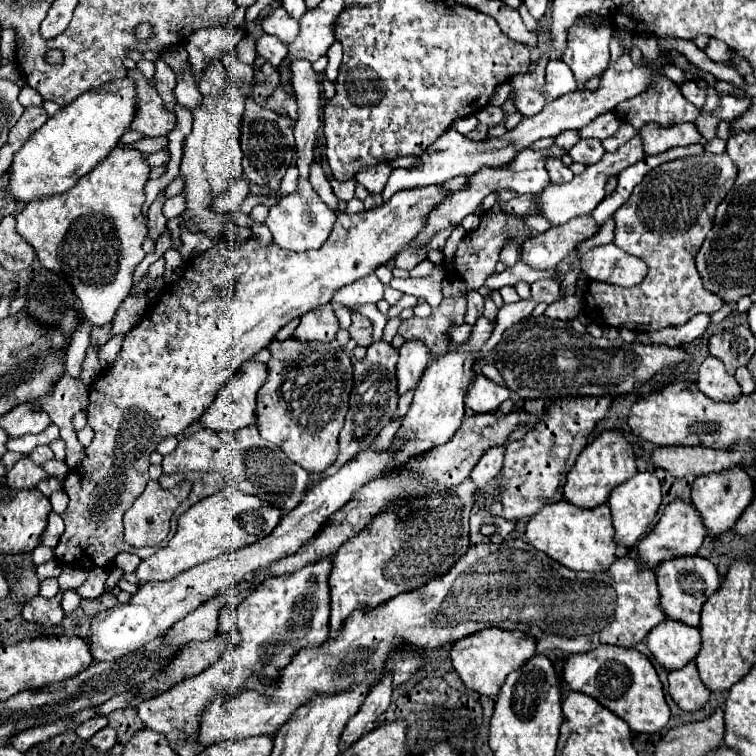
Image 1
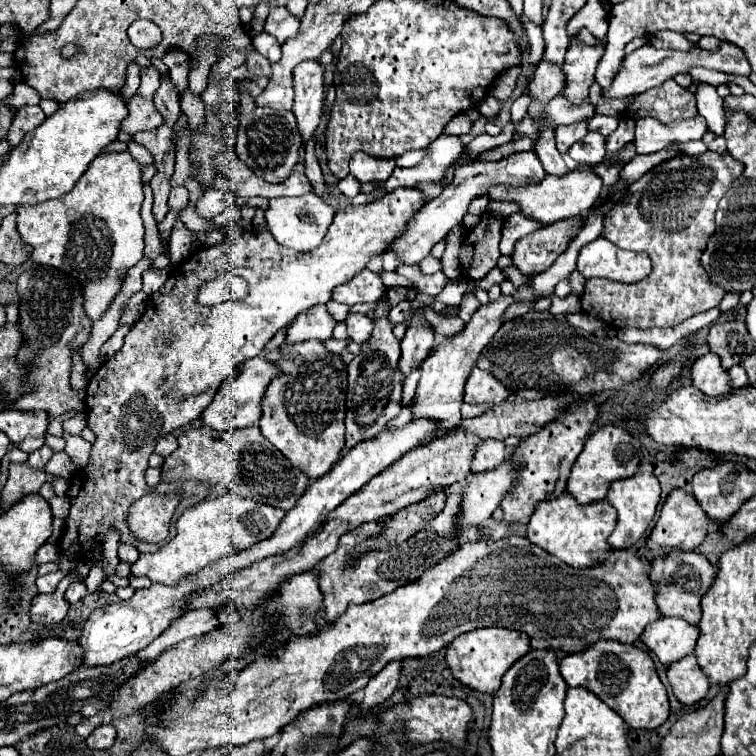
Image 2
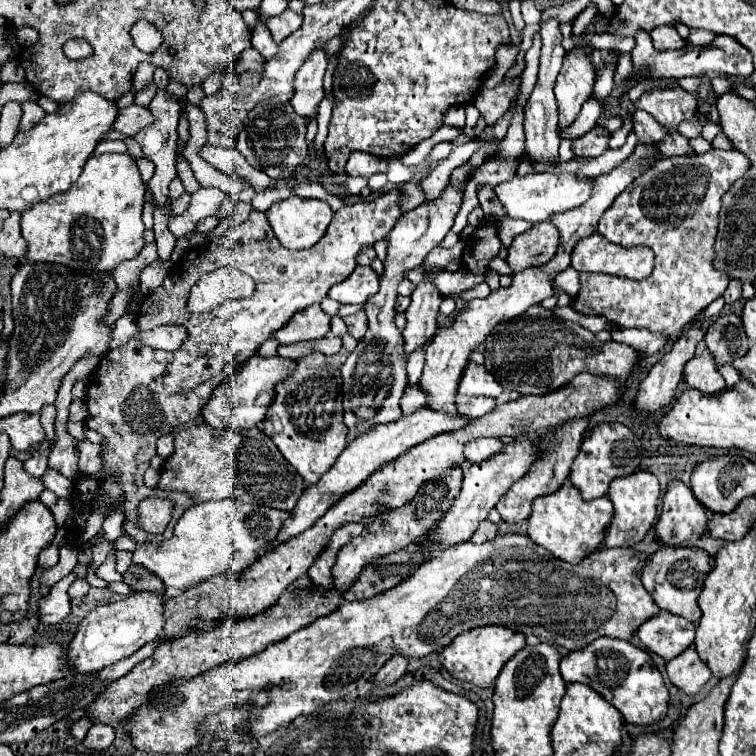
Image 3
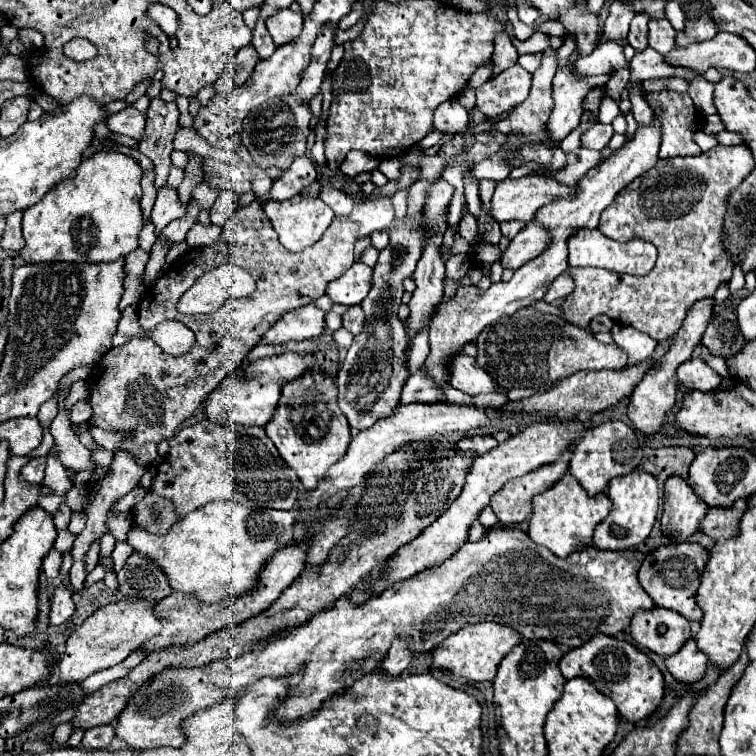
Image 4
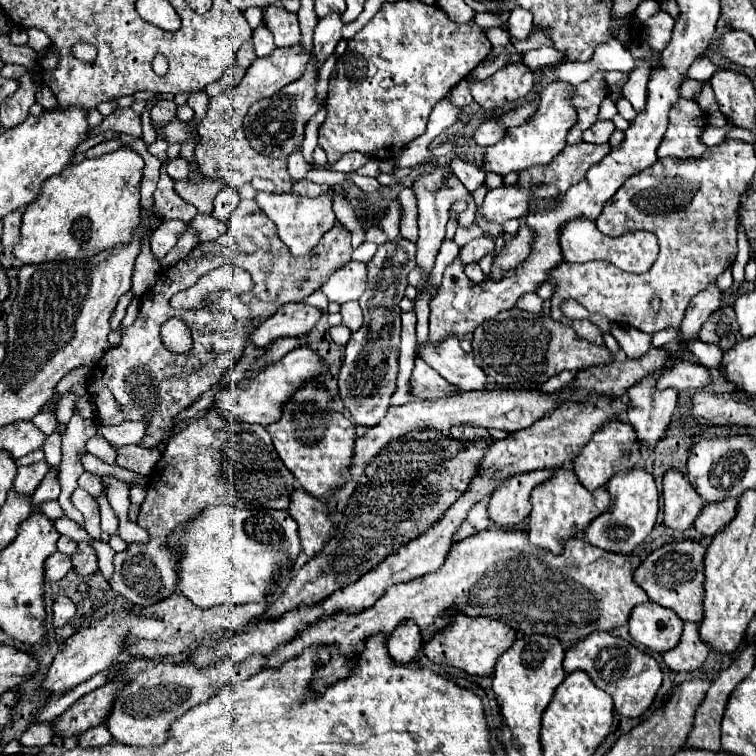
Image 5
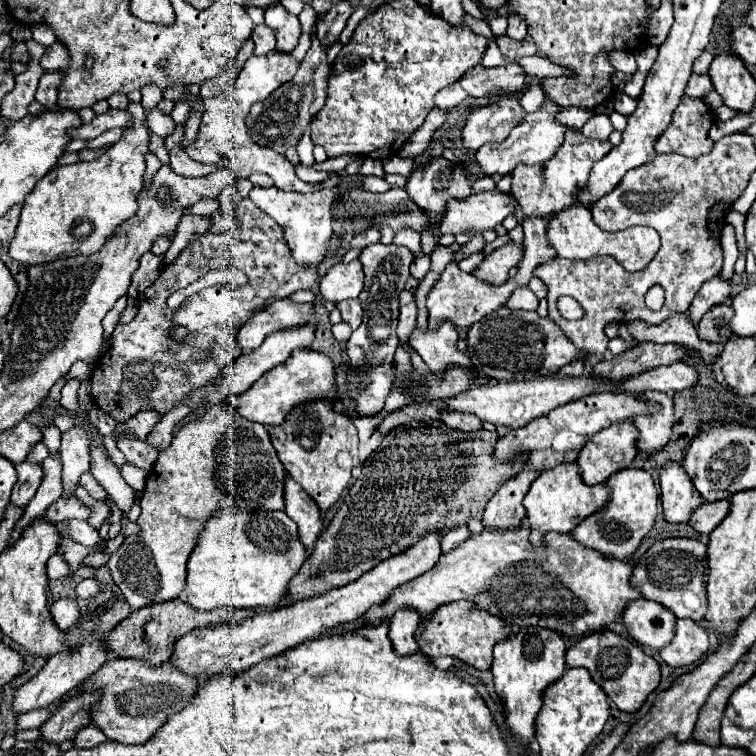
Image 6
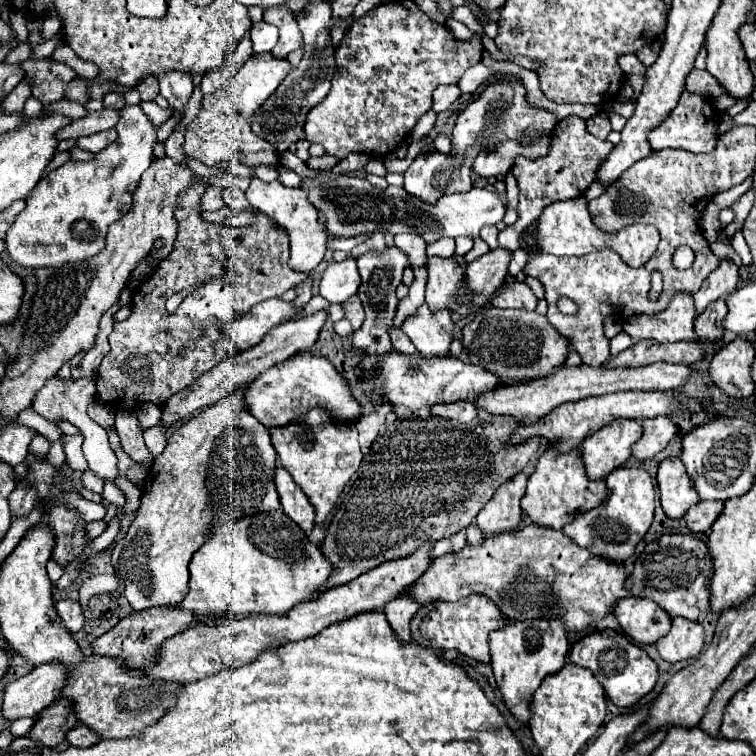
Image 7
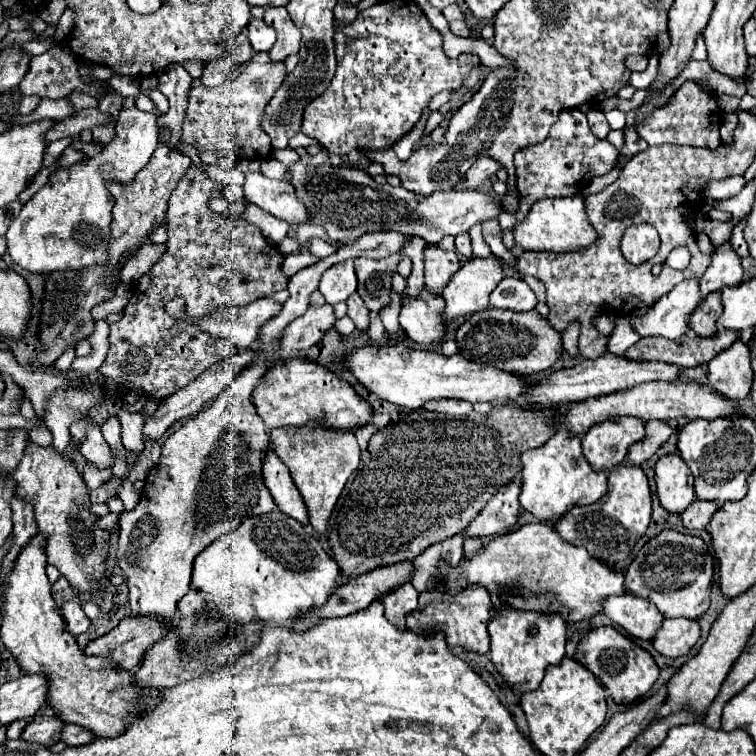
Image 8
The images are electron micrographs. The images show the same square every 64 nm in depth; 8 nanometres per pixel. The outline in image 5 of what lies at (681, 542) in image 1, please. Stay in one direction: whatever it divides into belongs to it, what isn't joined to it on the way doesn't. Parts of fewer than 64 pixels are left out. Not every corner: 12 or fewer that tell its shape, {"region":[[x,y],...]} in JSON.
{"region":[[676,468],[664,474],[664,524],[690,528],[704,500]]}

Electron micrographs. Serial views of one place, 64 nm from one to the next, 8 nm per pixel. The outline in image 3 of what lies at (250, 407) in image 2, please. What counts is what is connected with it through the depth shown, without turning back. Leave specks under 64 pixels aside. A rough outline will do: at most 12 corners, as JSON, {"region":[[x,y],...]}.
{"region":[[252,356],[202,408],[214,428],[262,426],[296,360]]}

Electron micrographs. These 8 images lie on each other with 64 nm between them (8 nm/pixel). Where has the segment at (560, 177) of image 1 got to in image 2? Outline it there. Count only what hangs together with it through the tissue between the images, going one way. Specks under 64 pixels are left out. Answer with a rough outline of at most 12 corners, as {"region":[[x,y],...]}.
{"region":[[544,130],[532,152],[548,174],[568,174],[556,150],[556,130]]}

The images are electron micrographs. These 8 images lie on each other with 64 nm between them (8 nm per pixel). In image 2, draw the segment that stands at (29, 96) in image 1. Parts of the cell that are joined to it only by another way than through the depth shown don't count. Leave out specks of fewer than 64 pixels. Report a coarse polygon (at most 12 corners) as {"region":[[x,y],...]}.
{"region":[[16,82],[4,102],[20,108],[38,104],[40,94],[26,82]]}

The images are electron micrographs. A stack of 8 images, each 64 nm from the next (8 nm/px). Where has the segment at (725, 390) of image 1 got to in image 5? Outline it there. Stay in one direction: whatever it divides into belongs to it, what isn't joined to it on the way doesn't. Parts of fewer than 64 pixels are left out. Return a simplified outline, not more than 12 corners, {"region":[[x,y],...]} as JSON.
{"region":[[676,360],[656,388],[698,390],[710,382],[704,366]]}

